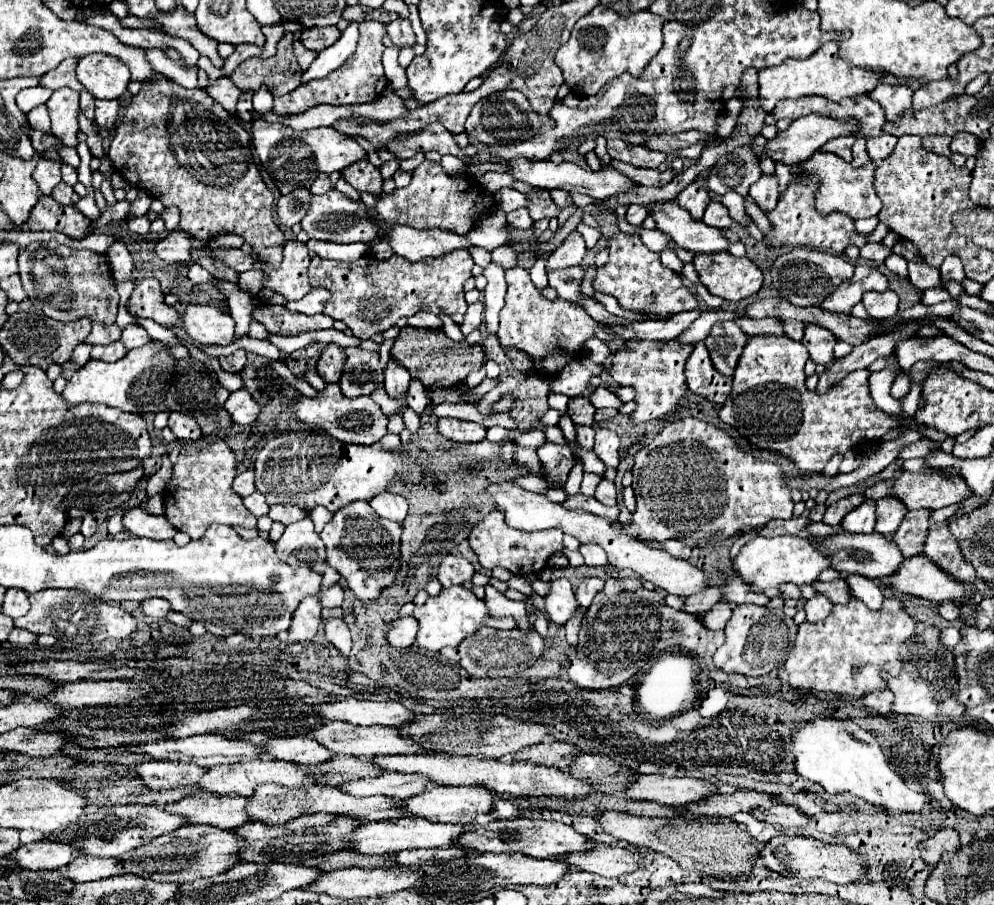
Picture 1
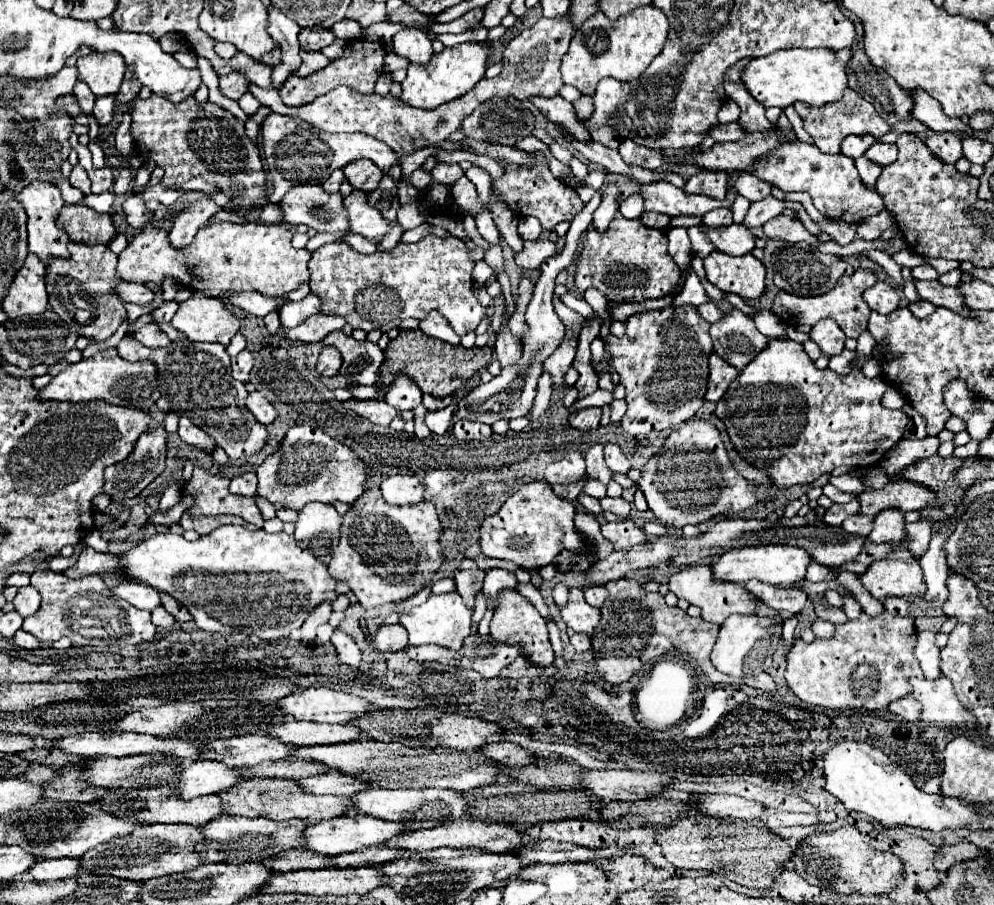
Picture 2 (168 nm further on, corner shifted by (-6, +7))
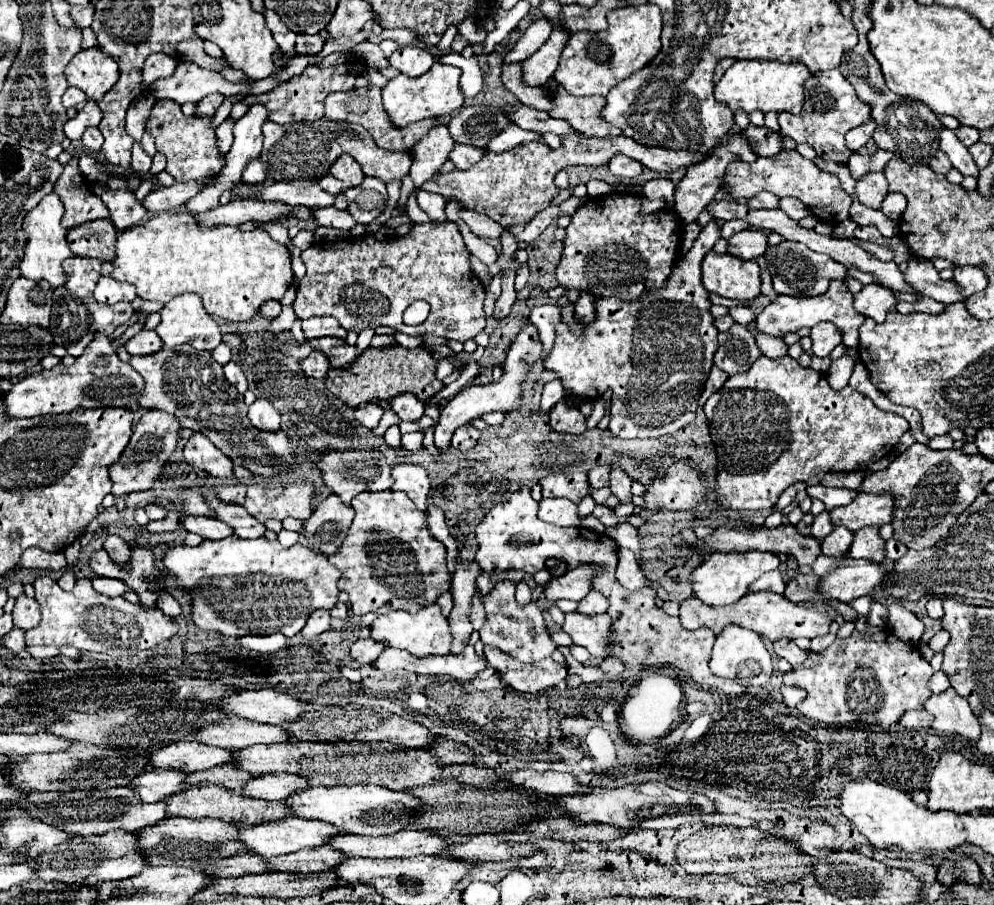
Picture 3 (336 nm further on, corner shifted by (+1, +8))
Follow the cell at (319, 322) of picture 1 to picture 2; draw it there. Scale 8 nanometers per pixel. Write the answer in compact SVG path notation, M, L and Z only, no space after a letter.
M314 314L310 316L304 324L300 324L298 328L290 328L286 332L286 336L290 340L300 340L300 342L320 342L324 340L330 332L340 330L344 326L344 318L342 316L326 316L326 314Z

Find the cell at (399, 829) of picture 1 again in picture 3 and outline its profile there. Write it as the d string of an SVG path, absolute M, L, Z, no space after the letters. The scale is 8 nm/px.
M287 817L277 823L261 823L261 825L251 825L247 829L241 829L239 841L243 841L249 851L263 855L263 857L275 857L275 855L287 855L299 849L311 849L311 847L321 847L327 845L333 837L341 835L339 827L333 823L321 823L317 819L299 819L299 817Z

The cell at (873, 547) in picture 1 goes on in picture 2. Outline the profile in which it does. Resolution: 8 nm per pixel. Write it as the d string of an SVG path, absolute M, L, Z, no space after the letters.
M794 516L794 518L778 518L776 522L766 520L720 520L712 526L712 530L696 536L696 538L684 538L684 536L658 536L646 544L640 544L638 548L630 550L614 550L606 558L598 558L588 570L586 580L592 586L604 586L612 580L620 580L632 570L642 568L654 568L662 562L674 562L678 566L690 566L698 558L706 556L720 556L722 552L730 548L742 548L742 546L766 546L766 544L790 544L796 548L806 548L810 556L818 564L838 568L846 560L856 558L862 552L862 546L866 544L866 538L856 538L852 534L846 534L842 528L828 526L820 520L806 522L806 518Z

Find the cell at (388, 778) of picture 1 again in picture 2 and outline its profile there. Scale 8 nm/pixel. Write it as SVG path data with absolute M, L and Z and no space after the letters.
M324 772L310 778L300 780L300 788L308 794L332 794L332 796L352 796L354 792L366 790L362 780L354 780L354 776L344 776L340 772Z

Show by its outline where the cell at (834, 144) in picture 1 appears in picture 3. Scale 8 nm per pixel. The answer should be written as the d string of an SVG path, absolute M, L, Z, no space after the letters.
M873 119L867 121L867 123L863 123L863 125L859 125L859 127L855 127L855 129L851 129L851 131L845 135L847 147L849 147L851 151L859 151L859 149L871 139L873 131L875 131L875 121L873 121Z

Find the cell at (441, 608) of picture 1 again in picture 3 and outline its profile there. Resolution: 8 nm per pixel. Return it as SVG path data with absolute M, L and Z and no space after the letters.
M437 603L425 605L417 613L407 613L407 611L391 611L387 615L379 615L373 625L371 625L371 637L373 639L385 639L389 647L405 649L417 657L423 655L447 655L451 651L451 625L449 619L441 613L441 607Z

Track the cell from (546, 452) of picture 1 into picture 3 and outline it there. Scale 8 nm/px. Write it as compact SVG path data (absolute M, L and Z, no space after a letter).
M573 471L573 473L555 473L547 475L539 481L543 487L543 497L567 497L571 501L579 501L583 495L589 493L587 473Z

